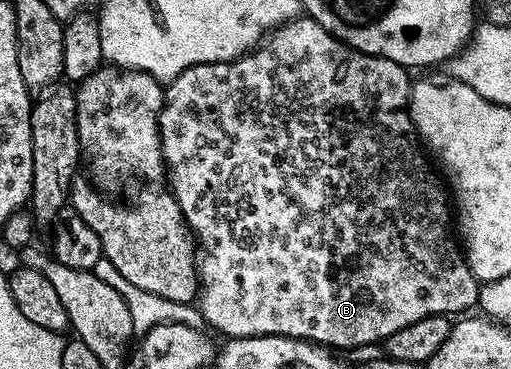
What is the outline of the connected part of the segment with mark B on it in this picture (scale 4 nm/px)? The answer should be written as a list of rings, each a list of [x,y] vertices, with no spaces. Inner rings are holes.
[[[299,16],[282,23],[265,41],[239,58],[230,62],[189,66],[168,83],[162,95],[162,110],[158,113],[162,160],[168,178],[170,174],[168,189],[178,202],[197,246],[200,289],[196,306],[201,310],[202,321],[207,327],[215,326],[226,338],[283,334],[342,351],[353,346],[370,346],[373,342],[385,343],[392,332],[400,332],[400,328],[416,324],[416,320],[424,320],[424,316],[458,316],[477,307],[480,283],[456,241],[452,229],[452,202],[447,187],[437,173],[434,175],[430,171],[426,163],[427,155],[410,119],[408,107],[412,78],[406,74],[409,74],[407,67],[380,56],[357,53],[340,39],[333,38],[315,18]]]

